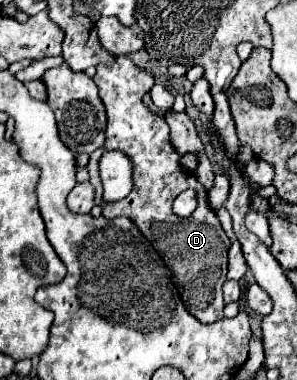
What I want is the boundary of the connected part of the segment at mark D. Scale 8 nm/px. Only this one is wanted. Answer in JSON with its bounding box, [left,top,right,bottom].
[88,56,230,324]

